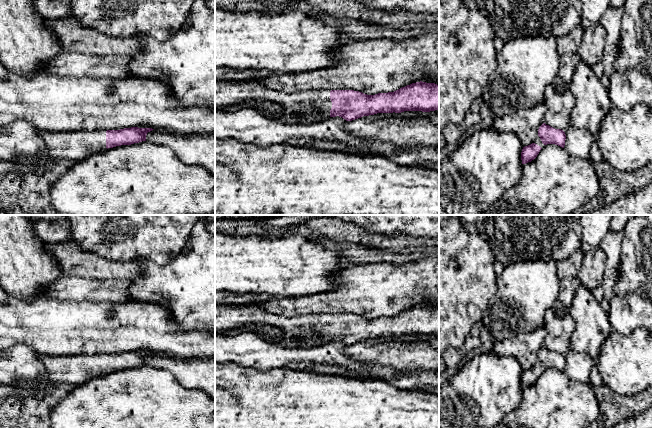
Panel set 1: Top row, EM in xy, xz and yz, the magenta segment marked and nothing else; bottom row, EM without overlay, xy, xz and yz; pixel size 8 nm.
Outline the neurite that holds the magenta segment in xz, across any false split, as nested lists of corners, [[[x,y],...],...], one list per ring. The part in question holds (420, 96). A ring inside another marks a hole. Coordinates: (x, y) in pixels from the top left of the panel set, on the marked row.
[[[215,79],[215,109],[224,110],[230,106],[247,101],[269,101],[280,105],[287,113],[309,116],[313,112],[322,117],[342,117],[352,121],[363,116],[377,113],[401,113],[404,111],[430,112],[439,110],[439,85],[416,82],[394,92],[367,95],[354,90],[310,90],[297,93],[284,93],[267,88],[256,79],[253,80],[218,80]]]

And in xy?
[[[124,128],[120,130],[102,130],[94,132],[74,131],[74,132],[43,132],[42,136],[46,143],[44,157],[63,158],[68,160],[81,161],[92,153],[103,151],[121,145],[131,145],[146,141],[146,135],[152,128]]]

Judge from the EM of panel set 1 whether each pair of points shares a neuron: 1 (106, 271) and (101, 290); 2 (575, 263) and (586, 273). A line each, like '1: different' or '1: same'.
1: different
2: different

